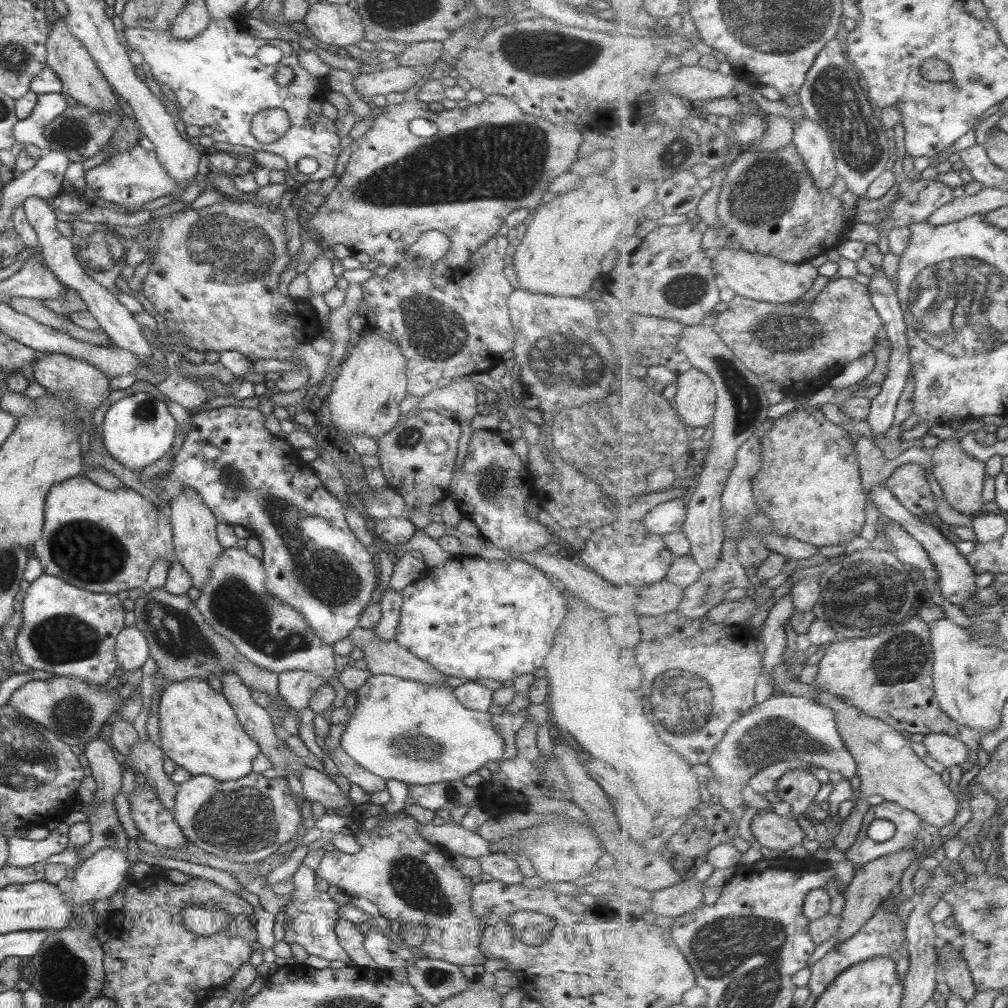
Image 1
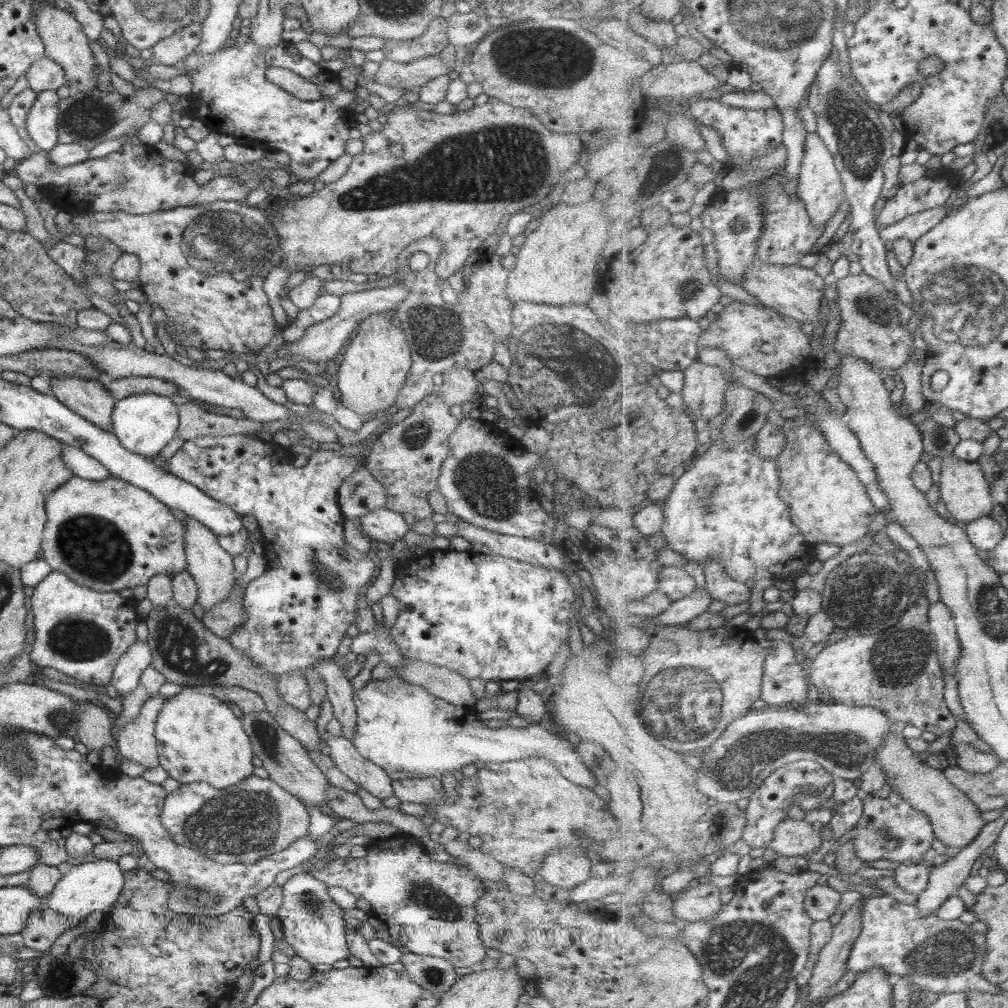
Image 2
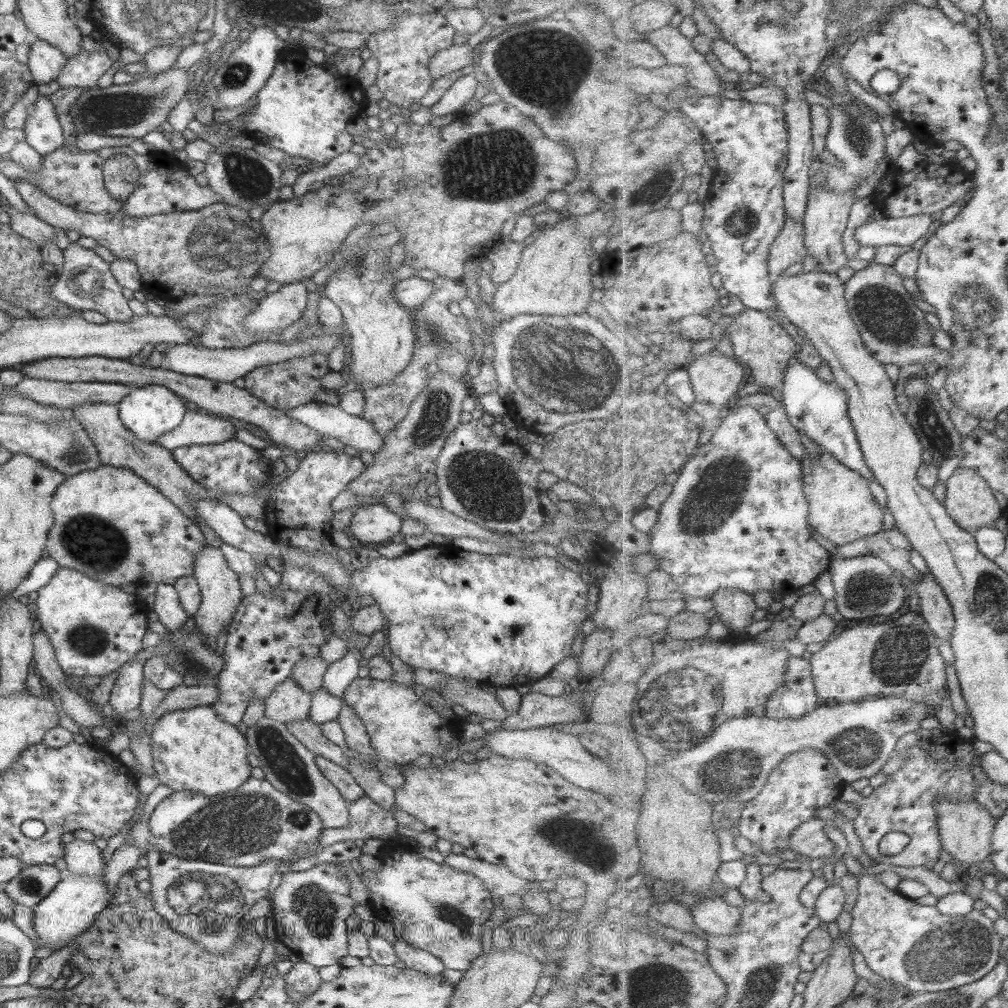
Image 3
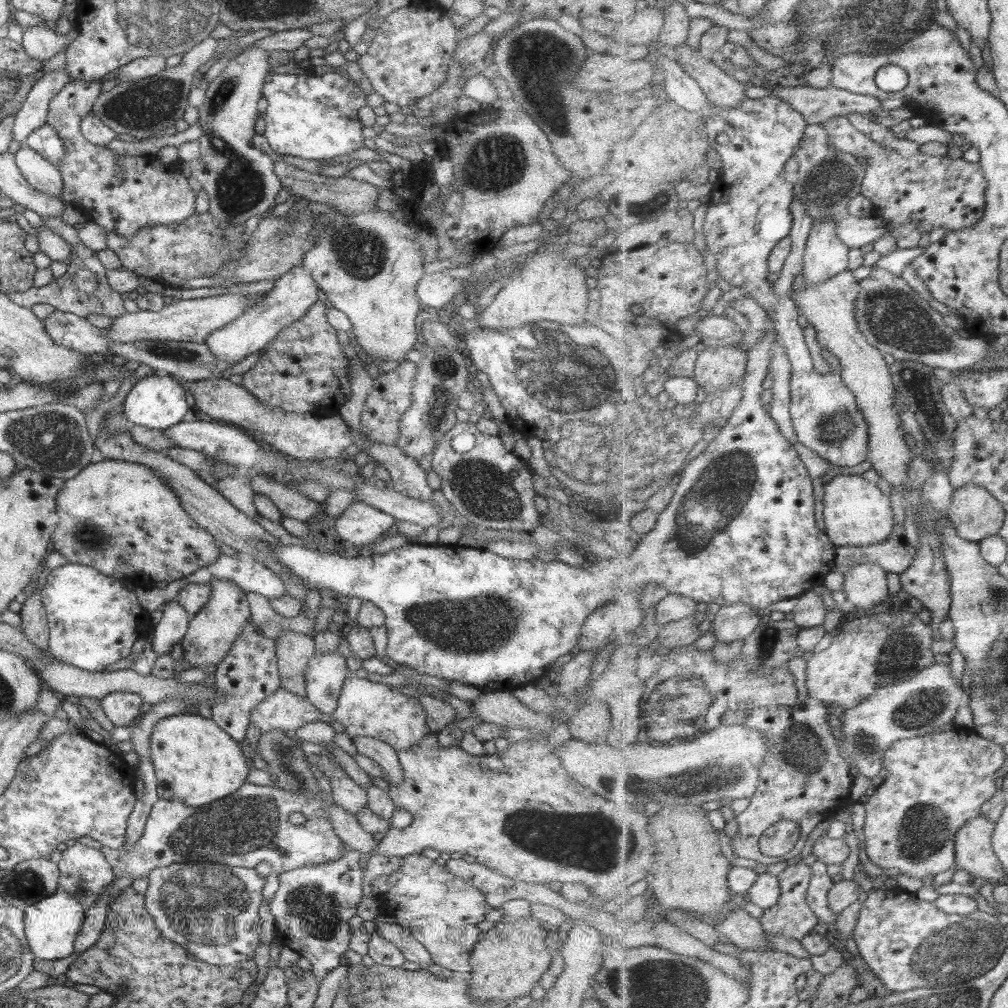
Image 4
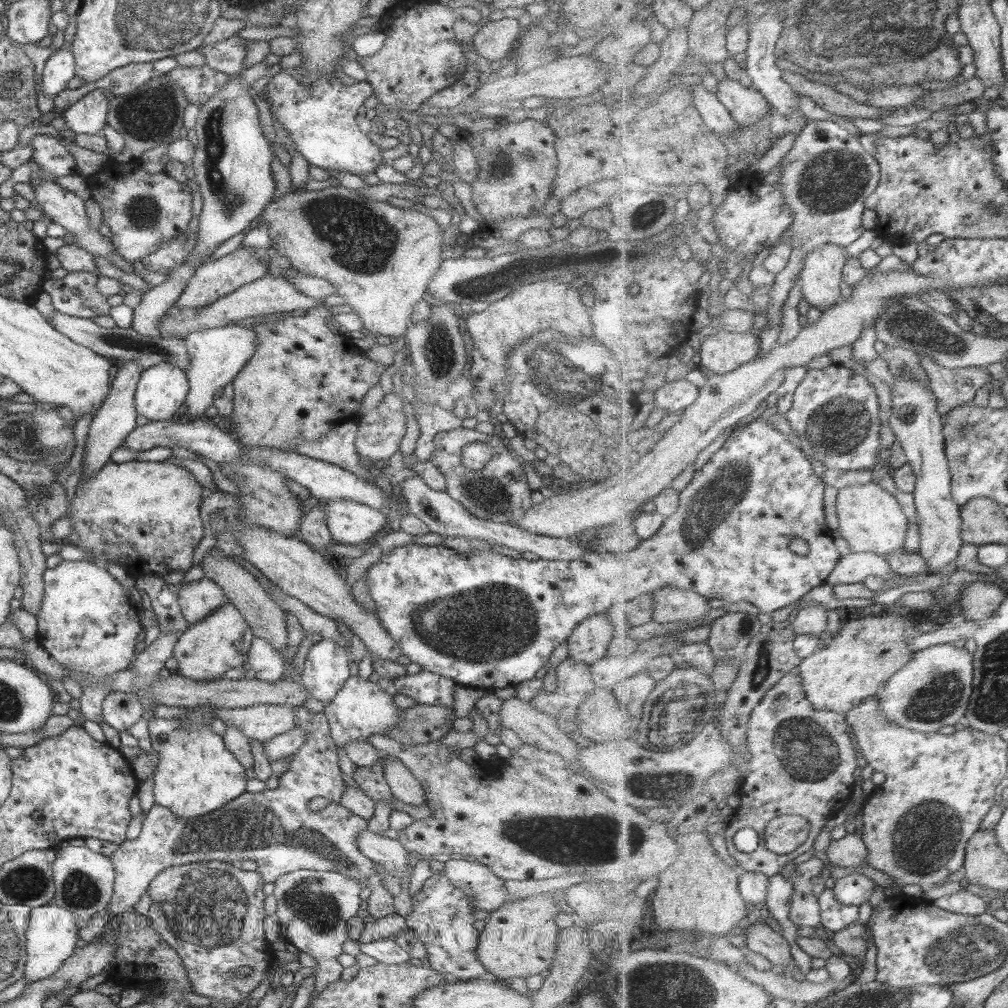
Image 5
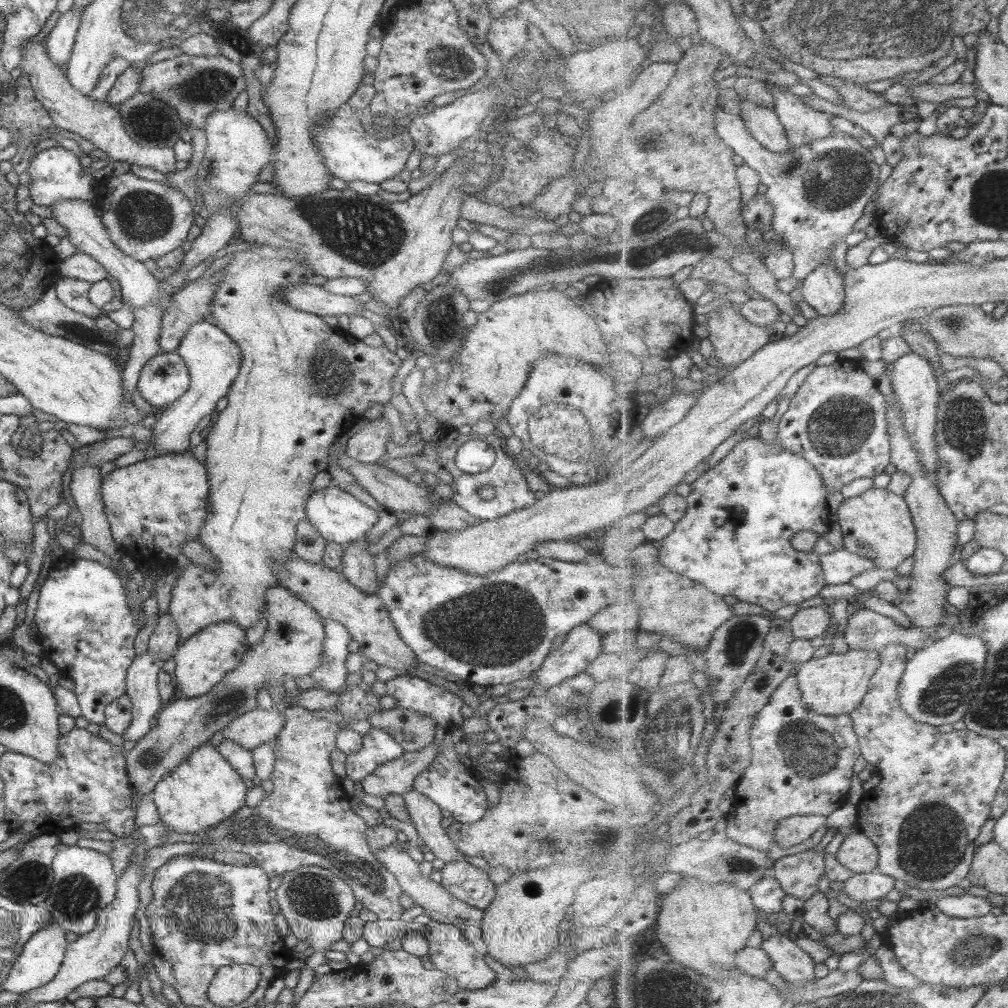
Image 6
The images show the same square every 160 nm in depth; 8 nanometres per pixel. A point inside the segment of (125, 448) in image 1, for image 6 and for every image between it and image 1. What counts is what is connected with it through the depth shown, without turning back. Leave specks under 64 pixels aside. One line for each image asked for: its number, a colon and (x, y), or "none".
2: (143, 424)
3: (148, 412)
4: (156, 402)
5: (161, 389)
6: (164, 378)

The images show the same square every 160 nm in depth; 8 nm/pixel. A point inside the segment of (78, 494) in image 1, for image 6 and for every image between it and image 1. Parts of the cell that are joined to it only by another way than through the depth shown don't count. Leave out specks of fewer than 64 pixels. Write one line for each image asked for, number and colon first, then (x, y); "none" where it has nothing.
2: (107, 535)
3: (108, 524)
4: (141, 533)
5: (148, 510)
6: (155, 505)

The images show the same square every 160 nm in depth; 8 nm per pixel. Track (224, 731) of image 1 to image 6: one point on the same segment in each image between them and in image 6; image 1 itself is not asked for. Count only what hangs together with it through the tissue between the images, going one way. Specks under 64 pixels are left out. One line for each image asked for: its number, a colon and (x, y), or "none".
2: (198, 738)
3: (192, 749)
4: (195, 762)
5: (195, 774)
6: (203, 789)

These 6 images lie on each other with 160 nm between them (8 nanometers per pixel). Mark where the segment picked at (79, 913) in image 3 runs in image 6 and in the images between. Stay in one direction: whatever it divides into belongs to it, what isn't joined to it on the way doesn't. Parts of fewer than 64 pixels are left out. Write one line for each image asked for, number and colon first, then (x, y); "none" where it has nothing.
4: (50, 925)
5: (51, 934)
6: (40, 959)

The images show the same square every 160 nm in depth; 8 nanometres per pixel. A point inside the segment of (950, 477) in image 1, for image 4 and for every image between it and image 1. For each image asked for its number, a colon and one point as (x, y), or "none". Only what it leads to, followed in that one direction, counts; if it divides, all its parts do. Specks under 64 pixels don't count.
2: (965, 492)
3: (970, 501)
4: (975, 513)

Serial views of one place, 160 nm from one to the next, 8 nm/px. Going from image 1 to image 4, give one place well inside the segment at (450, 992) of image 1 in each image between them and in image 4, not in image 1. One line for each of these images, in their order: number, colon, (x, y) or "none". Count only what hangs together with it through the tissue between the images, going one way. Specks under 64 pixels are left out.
2: (435, 975)
3: (414, 959)
4: (413, 952)

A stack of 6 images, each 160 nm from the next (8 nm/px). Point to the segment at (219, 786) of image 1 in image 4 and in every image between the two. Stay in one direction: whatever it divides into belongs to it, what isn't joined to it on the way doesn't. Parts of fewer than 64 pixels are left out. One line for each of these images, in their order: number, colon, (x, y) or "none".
2: (241, 823)
3: (253, 823)
4: (254, 824)

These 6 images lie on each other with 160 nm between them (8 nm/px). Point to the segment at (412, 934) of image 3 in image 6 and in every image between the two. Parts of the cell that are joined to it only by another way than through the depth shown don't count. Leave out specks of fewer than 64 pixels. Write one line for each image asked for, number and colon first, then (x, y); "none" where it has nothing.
4: (441, 911)
5: (441, 918)
6: (450, 953)

